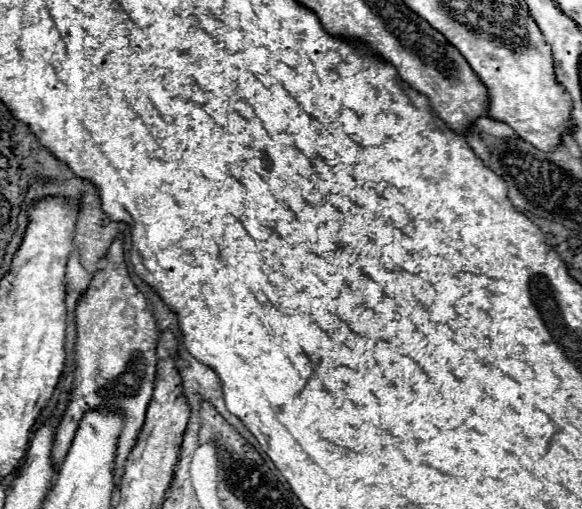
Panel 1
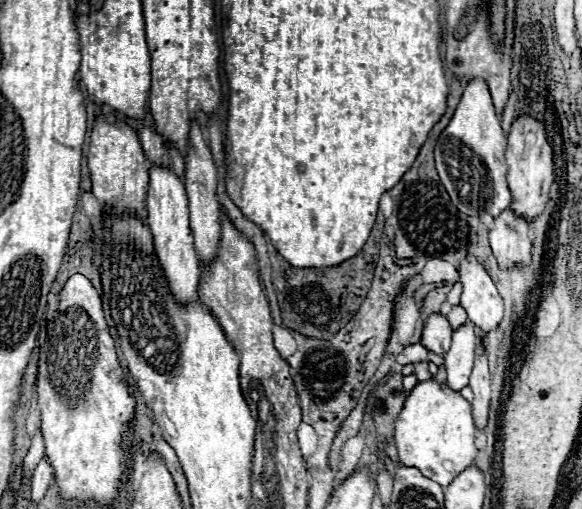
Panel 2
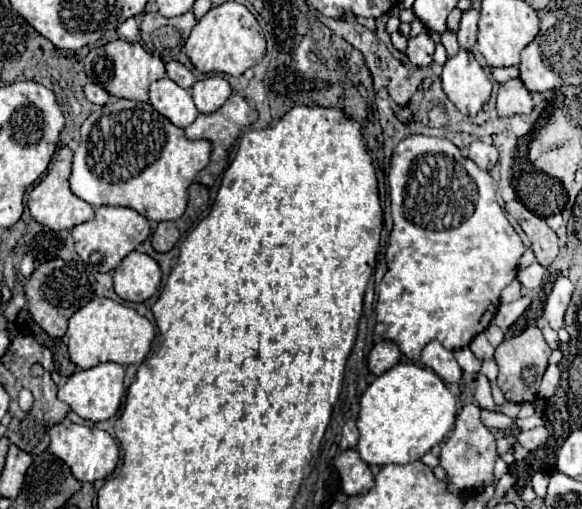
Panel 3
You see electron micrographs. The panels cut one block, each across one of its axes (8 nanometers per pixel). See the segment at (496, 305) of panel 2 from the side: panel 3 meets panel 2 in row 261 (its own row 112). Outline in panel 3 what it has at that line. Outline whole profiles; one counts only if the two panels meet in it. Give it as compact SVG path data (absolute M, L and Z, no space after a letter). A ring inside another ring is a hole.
M460 48L456 56L446 60L440 80L444 94L466 116L478 114L492 92L492 84L482 66L476 62L472 50L464 48Z

